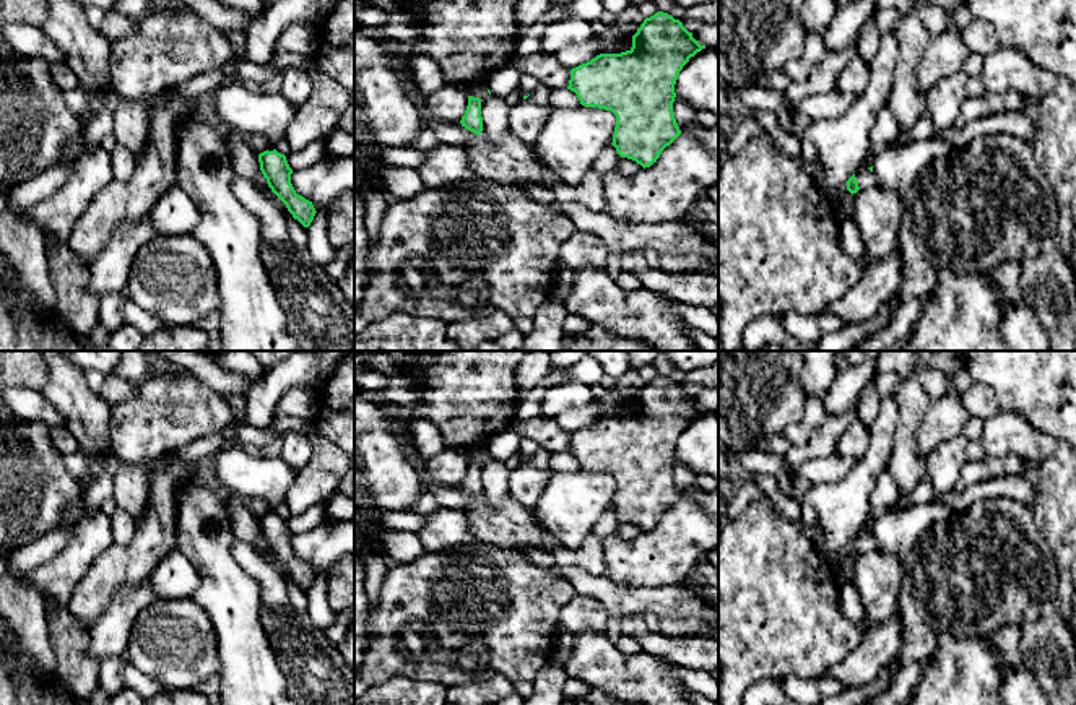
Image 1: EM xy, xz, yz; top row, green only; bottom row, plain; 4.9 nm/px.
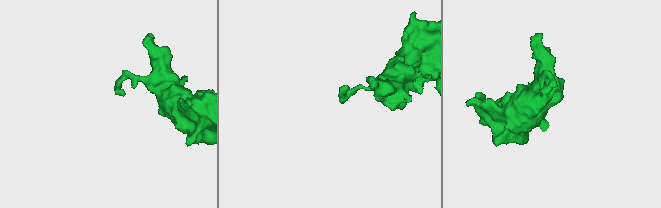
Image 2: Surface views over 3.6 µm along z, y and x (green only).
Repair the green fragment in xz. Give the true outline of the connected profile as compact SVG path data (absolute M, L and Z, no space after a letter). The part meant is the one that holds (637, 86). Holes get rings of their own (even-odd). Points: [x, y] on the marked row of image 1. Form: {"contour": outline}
{"contour": "M658 11L644 19L629 50L600 54L572 68L567 89L577 94L582 106L611 110L616 115L611 145L621 158L632 159L645 169L681 135L673 112L675 84L683 67L702 49L705 45L701 45L679 19Z"}

